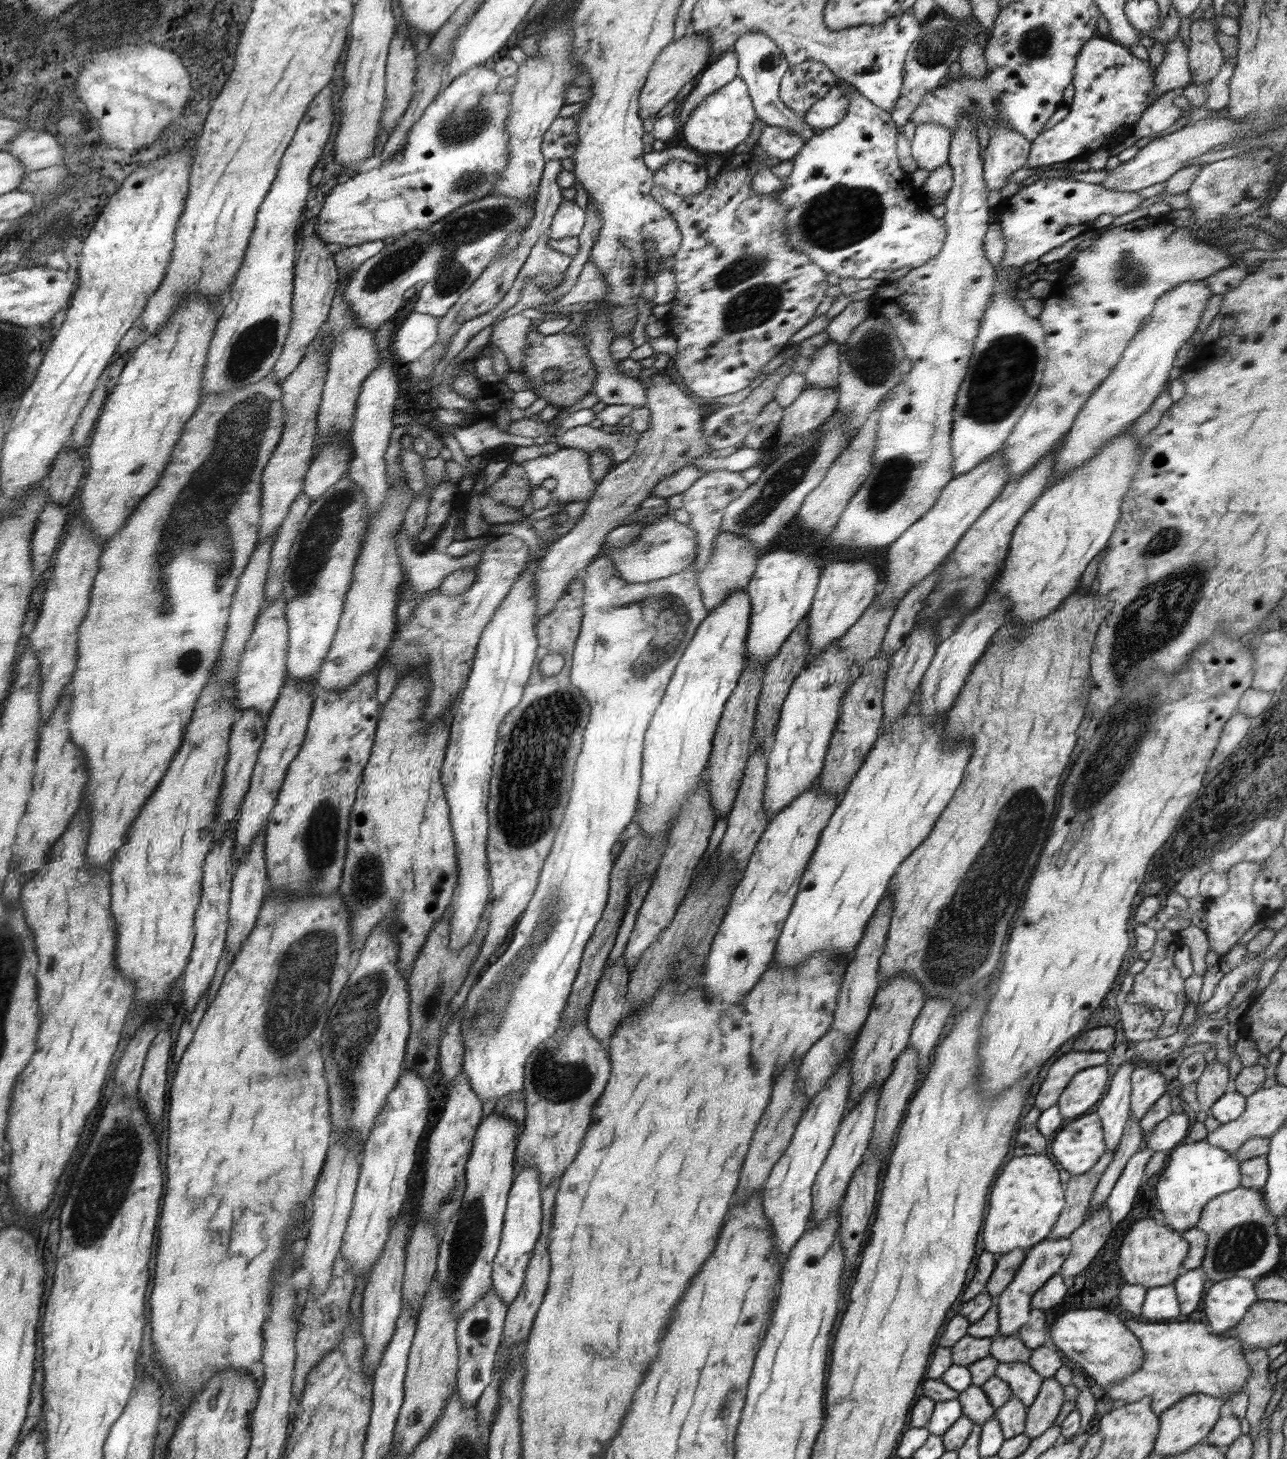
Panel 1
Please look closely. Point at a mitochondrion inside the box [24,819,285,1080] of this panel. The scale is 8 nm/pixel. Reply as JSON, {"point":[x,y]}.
{"point":[202,833]}

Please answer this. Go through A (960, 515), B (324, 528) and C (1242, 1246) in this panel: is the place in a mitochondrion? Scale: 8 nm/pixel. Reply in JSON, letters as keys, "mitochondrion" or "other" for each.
{"A":"other","B":"mitochondrion","C":"mitochondrion"}

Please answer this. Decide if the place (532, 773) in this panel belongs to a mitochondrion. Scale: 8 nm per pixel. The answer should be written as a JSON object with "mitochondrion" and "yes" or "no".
{"mitochondrion":"yes"}

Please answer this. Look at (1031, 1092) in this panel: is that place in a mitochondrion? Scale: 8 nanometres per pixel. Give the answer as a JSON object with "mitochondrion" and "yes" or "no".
{"mitochondrion":"no"}

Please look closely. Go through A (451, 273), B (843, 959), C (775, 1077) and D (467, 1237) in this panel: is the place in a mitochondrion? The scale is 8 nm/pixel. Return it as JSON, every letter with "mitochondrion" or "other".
{"A":"mitochondrion","B":"other","C":"other","D":"mitochondrion"}

